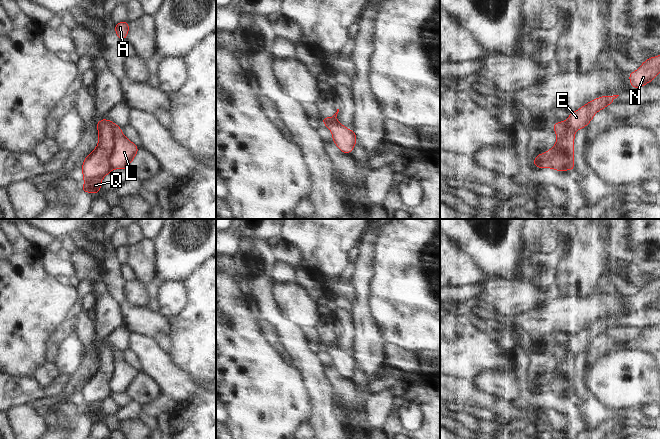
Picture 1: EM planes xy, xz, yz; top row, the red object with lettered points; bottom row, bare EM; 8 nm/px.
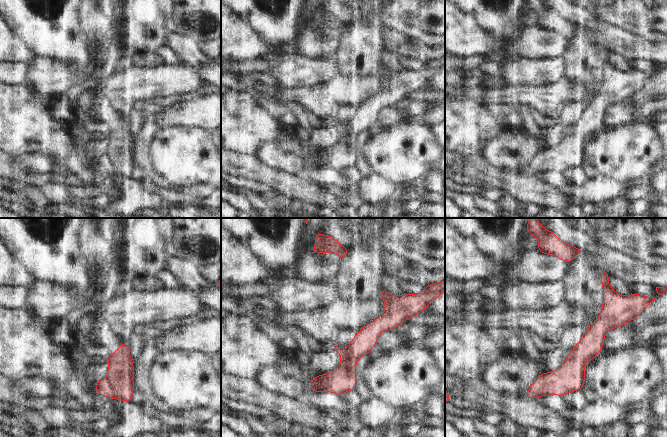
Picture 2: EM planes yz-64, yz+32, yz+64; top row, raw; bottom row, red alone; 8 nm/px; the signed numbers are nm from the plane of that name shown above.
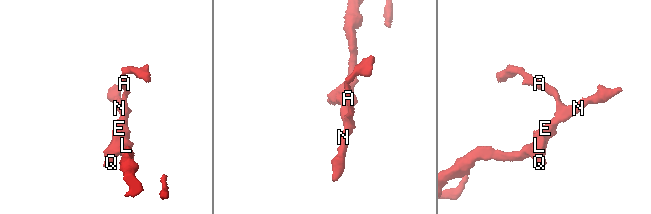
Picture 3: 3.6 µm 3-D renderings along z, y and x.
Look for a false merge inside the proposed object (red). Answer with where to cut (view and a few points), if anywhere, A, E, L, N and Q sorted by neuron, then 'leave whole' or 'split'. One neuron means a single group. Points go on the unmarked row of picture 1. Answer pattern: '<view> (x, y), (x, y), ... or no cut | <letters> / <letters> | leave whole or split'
xy (110, 346), (116, 356), (116, 370), (111, 381), (113, 391) | A E L N / Q | split

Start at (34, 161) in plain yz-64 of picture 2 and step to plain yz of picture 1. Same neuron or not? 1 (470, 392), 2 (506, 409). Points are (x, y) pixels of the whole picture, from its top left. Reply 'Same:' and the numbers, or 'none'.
Same: none

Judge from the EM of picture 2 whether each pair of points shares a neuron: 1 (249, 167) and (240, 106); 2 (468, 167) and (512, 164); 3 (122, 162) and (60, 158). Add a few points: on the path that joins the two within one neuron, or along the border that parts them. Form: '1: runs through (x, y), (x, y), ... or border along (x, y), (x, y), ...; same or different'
1: border along (231, 151), (255, 155); different
2: border along (481, 154), (492, 166), (513, 173); different
3: border along (94, 161), (95, 165), (103, 172); different

